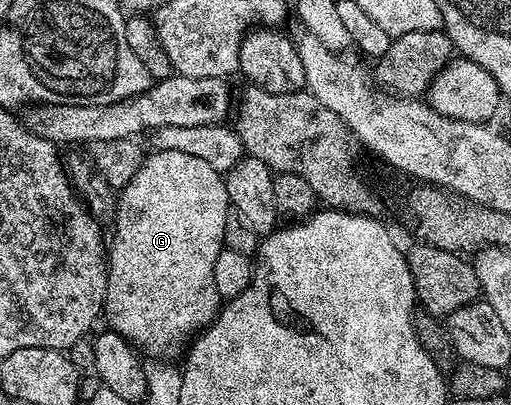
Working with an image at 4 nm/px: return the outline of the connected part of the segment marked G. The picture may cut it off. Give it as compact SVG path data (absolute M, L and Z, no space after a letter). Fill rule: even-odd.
M153 151L142 160L139 171L135 171L135 175L131 179L131 183L126 185L124 189L120 190L119 196L115 201L115 218L117 217L117 222L113 225L113 242L110 240L107 245L107 276L105 278L105 304L103 306L103 317L104 320L109 320L108 328L114 333L118 333L121 337L125 338L130 345L136 347L146 358L157 357L153 359L173 359L169 357L180 358L182 354L188 350L192 340L197 336L201 330L205 329L210 323L215 320L218 315L219 310L222 308L223 299L219 295L219 291L215 291L215 259L222 251L225 243L225 224L227 219L231 216L231 206L229 203L229 196L227 195L227 187L225 186L224 176L219 172L215 171L215 167L210 167L208 163L203 163L203 159L195 159L195 155L183 155L183 151Z

